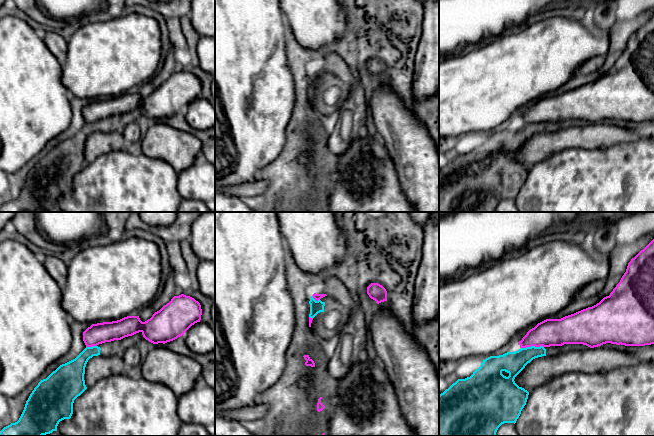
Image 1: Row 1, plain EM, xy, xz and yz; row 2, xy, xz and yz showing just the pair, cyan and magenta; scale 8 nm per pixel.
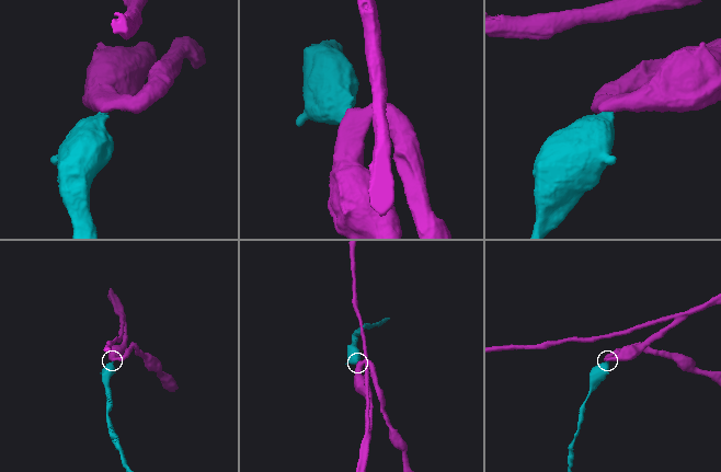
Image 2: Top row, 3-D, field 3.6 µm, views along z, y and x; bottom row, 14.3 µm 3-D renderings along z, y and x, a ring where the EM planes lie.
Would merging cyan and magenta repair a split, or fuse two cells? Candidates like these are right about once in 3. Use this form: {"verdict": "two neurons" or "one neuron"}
{"verdict": "two neurons"}

